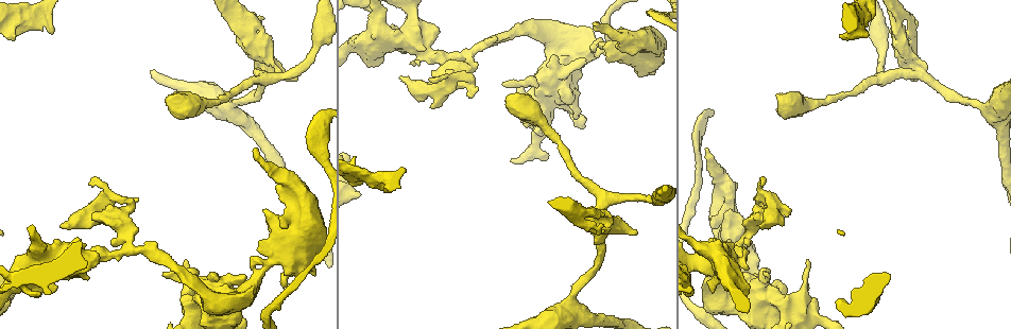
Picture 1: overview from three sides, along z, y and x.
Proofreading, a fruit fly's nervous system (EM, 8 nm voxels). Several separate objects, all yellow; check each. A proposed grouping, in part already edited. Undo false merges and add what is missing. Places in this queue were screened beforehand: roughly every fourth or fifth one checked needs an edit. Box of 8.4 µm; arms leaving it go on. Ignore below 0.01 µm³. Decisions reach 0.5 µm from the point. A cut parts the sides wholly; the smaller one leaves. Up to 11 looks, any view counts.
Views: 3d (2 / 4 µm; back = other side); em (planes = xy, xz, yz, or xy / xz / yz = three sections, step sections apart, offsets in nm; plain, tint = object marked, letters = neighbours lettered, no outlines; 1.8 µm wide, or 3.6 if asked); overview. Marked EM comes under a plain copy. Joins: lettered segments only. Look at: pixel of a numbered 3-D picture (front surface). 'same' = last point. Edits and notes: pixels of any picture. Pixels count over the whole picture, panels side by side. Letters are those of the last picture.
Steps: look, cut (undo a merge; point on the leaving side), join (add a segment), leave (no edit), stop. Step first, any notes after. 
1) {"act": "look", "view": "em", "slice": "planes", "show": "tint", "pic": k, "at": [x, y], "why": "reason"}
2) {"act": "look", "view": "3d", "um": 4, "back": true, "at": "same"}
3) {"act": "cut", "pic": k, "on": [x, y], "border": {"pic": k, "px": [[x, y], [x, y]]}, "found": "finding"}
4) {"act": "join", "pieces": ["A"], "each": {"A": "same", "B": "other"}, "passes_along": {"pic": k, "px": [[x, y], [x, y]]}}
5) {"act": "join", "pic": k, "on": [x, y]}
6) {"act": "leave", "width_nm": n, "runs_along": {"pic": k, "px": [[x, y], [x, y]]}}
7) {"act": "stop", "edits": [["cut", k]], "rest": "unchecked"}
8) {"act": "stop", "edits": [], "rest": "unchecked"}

{"act": "look", "view": "em", "um": 3.6, "slice": "planes", "show": "tint", "pic": 1, "at": [423, 43], "why": "calibre changes"}

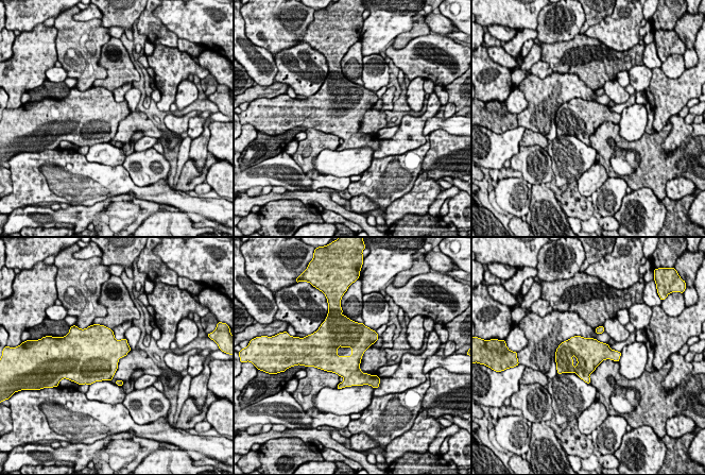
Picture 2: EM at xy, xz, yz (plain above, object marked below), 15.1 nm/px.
{"act": "look", "view": "em", "um": 3.6, "slice": "planes", "show": "letters", "at": "same"}

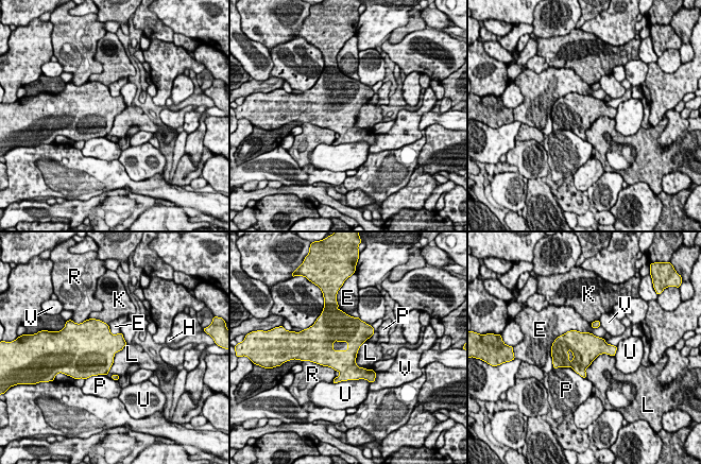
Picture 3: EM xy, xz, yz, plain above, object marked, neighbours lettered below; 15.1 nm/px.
{"act": "leave", "each": {"E": "other", "H": "other", "K": "other", "L": "other", "P": "other", "R": "other", "U": "other", "V": "other"}, "border": {"pic": 3, "px": [[613, 356], [600, 354], [585, 377]]}, "found": "continuous, no second neuron"}

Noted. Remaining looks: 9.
{"act": "look", "view": "3d", "um": 4, "pic": 1, "at": [761, 292], "why": "abrupt turn"}

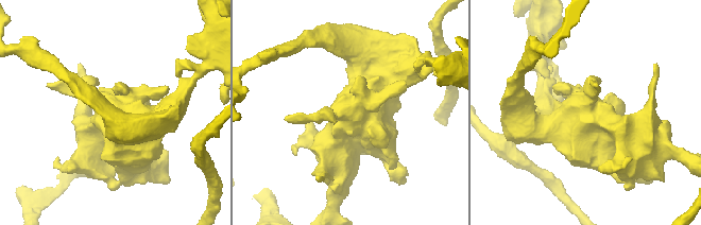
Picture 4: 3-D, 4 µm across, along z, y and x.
{"act": "look", "view": "em", "slice": "yz", "step": 8, "show": "tint", "pic": 4, "at": [584, 115]}

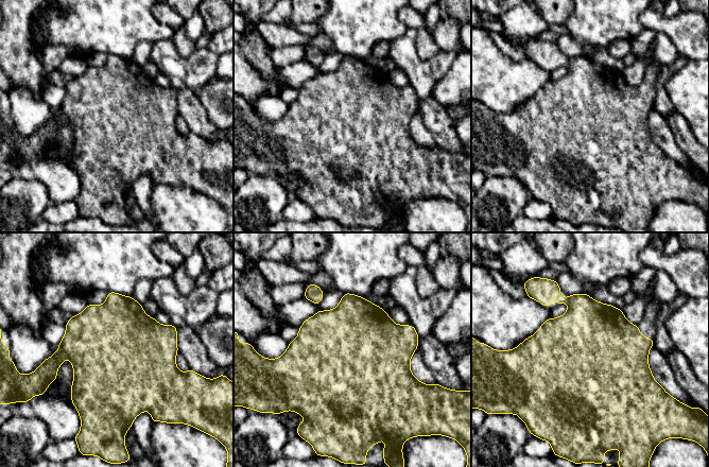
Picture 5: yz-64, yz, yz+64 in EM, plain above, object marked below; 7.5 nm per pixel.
{"act": "look", "view": "em", "slice": "planes", "show": "letters", "at": "same"}

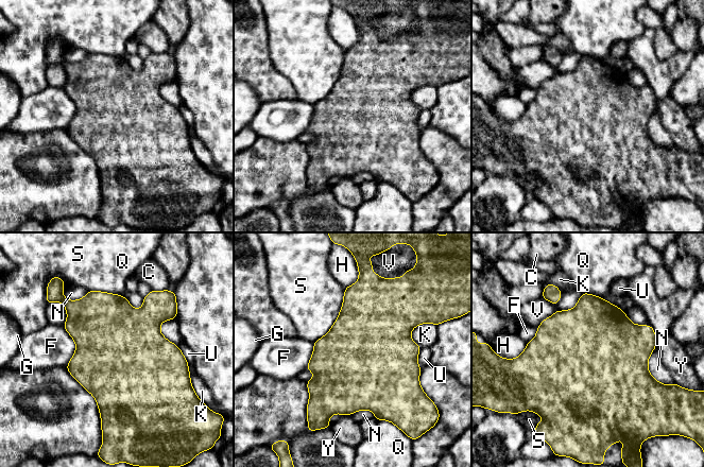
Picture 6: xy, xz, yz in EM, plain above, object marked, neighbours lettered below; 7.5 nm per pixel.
{"act": "leave", "width_nm": 700, "each": {"C": "other", "F": "other", "G": "other", "H": "other", "K": "other", "N": "other", "Q": "other", "S": "other", "U": "other", "V": "other", "Y": "other"}, "border": {"pic": 6, "px": [[345, 288], [338, 317], [313, 343]]}, "found": "one neuron here"}

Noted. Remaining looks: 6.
{"act": "look", "view": "em", "um": 3.6, "slice": "planes", "show": "tint", "pic": 1, "at": [652, 72], "why": "branch stops here"}

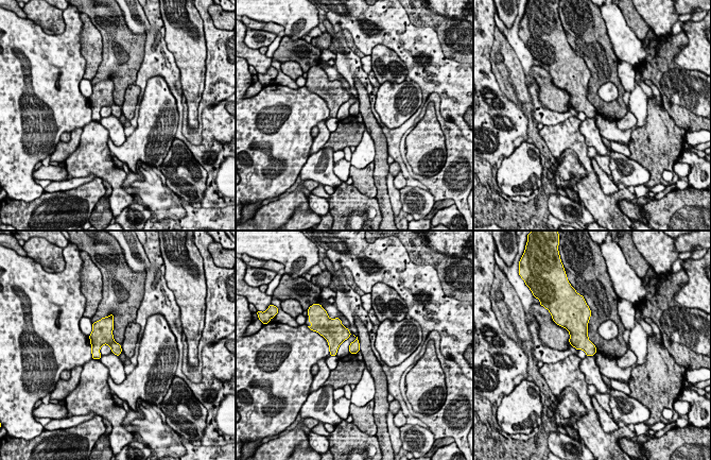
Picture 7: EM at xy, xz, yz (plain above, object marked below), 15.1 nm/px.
{"act": "look", "view": "em", "um": 3.6, "slice": "planes", "show": "letters", "at": "same", "why": "what lies round it"}

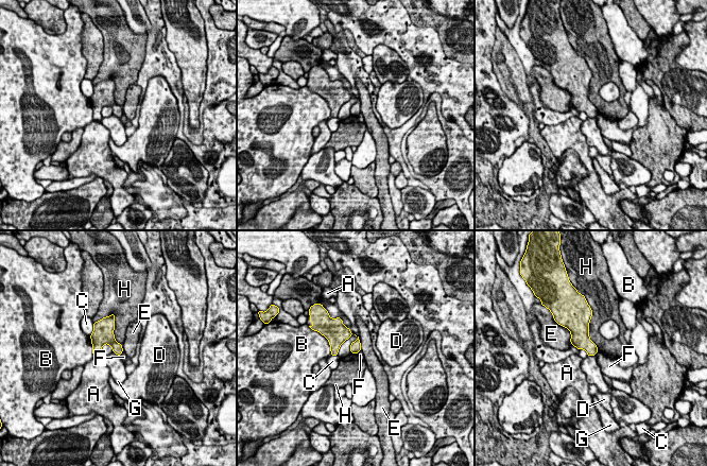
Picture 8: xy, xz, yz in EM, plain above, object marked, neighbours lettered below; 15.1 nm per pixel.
{"act": "leave", "longest_contact_nm": ["H", 550], "each": {"A": "other", "B": "other", "C": "other", "D": "other", "E": "other", "F": "other", "G": "other", "H": "other"}, "found": "none of them fits"}

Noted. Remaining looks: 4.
{"act": "look", "view": "em", "um": 3.6, "slice": "planes", "show": "letters", "pic": 1, "at": [602, 237], "why": "branch point"}

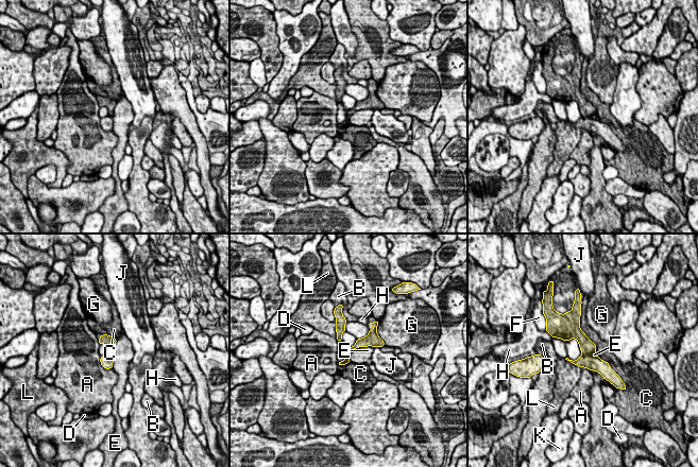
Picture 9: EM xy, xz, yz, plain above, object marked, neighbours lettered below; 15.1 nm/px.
{"act": "cut", "pic": 9, "on": [586, 346], "width_nm": 90, "each": {"A": "other", "B": "other", "C": "other", "D": "other", "E": "other", "F": "other", "G": "other", "H": "other", "J": "other", "K": "other", "L": "other"}, "border": {"pic": 9, "px": [[582, 353], [589, 355]]}, "found": "two neurons meet here"}

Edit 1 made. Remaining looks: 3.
{"act": "stop", "edits": [["cut", 9]], "rest": "unchecked"}

